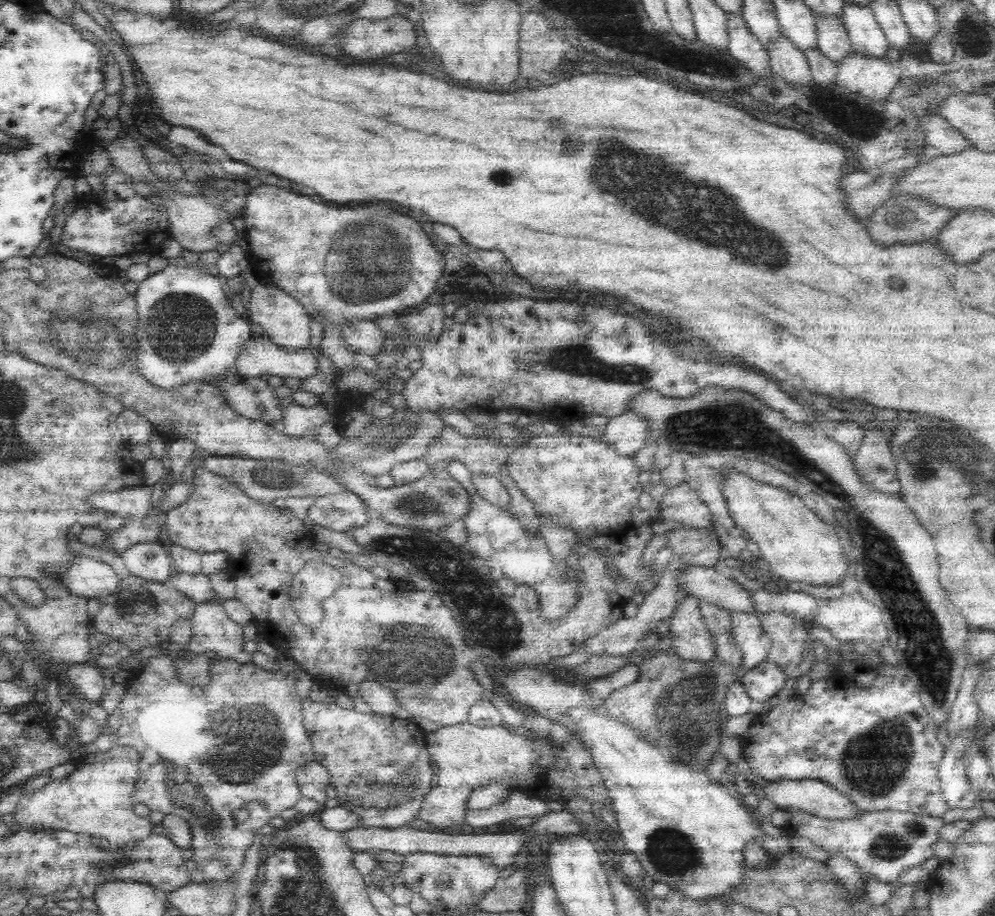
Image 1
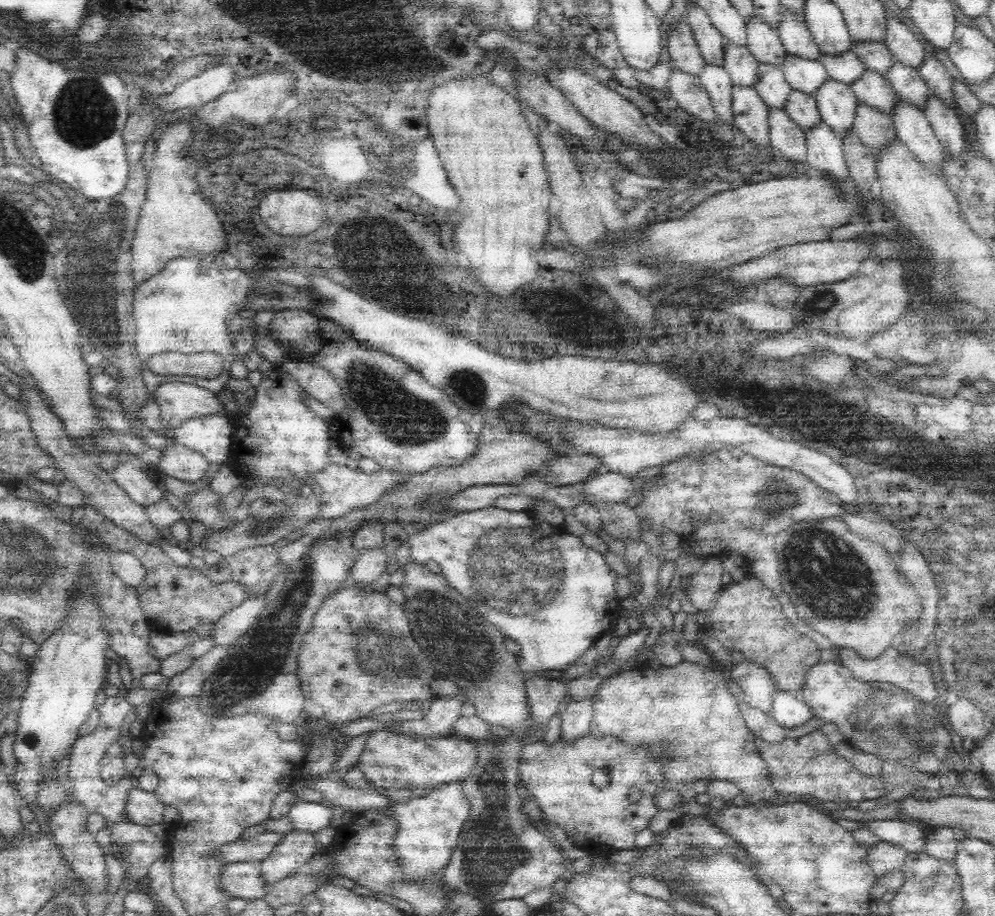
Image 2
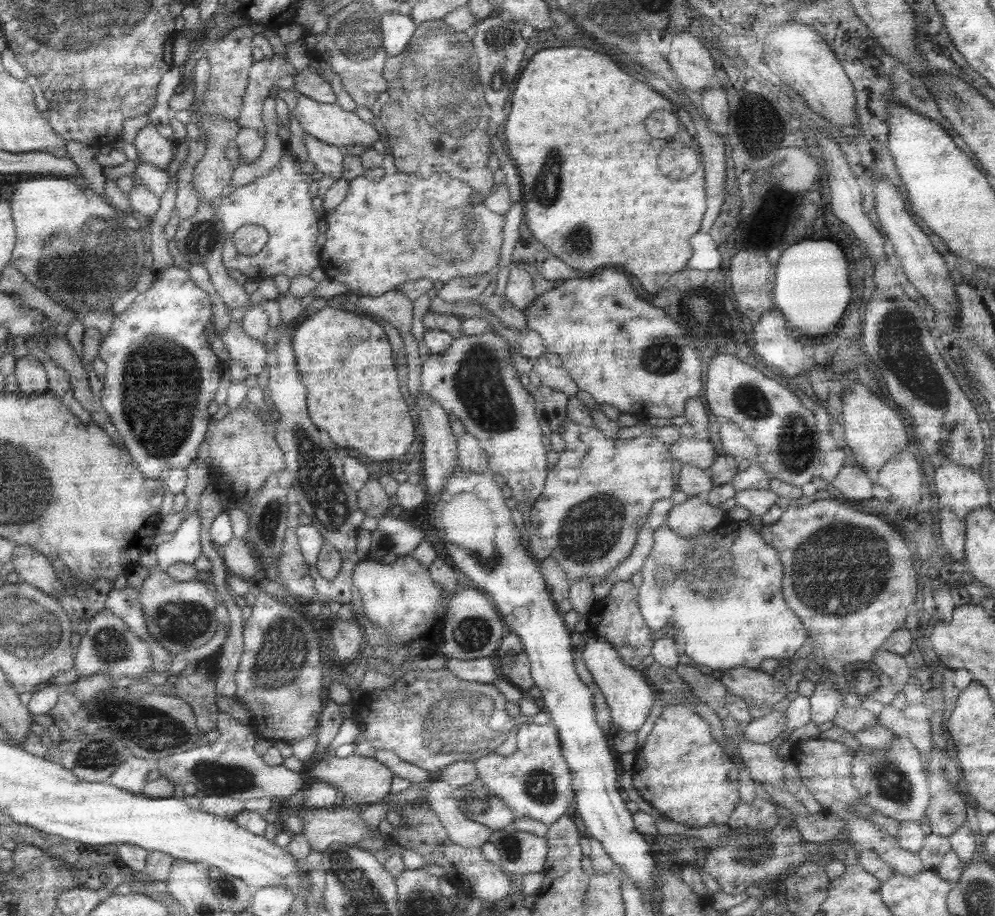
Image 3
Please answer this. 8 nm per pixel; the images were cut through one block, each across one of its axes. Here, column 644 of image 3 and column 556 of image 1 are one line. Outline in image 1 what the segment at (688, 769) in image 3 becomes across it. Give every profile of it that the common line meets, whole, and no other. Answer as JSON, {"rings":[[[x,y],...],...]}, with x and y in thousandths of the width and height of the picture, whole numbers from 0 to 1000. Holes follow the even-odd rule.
{"rings":[[[464,788],[464,790],[448,793],[448,795],[442,795],[440,799],[434,799],[428,808],[428,817],[430,817],[430,823],[434,830],[438,854],[436,854],[436,860],[432,862],[432,867],[428,869],[426,878],[422,880],[418,893],[426,895],[442,906],[466,900],[468,886],[470,886],[468,873],[470,873],[472,865],[476,865],[478,860],[486,860],[492,854],[509,854],[513,858],[519,858],[519,865],[523,865],[535,873],[545,873],[545,876],[549,876],[549,873],[561,873],[561,876],[587,873],[595,880],[603,878],[603,880],[617,882],[613,865],[607,856],[605,845],[601,843],[601,836],[597,836],[597,828],[595,828],[593,819],[585,810],[585,806],[581,806],[579,801],[573,801],[567,812],[559,812],[557,806],[551,806],[551,803],[545,803],[539,799],[535,806],[531,806],[531,803],[519,801],[511,793],[482,795],[472,788]]]}

